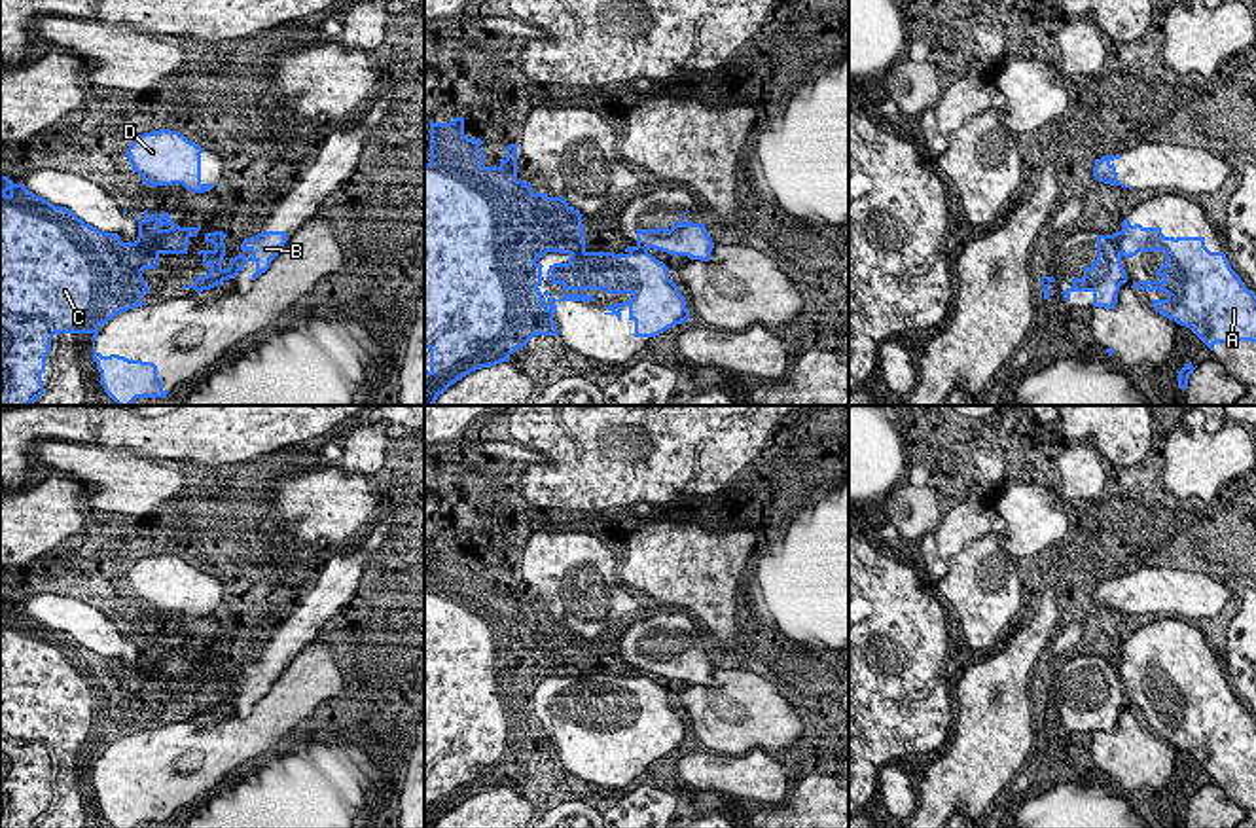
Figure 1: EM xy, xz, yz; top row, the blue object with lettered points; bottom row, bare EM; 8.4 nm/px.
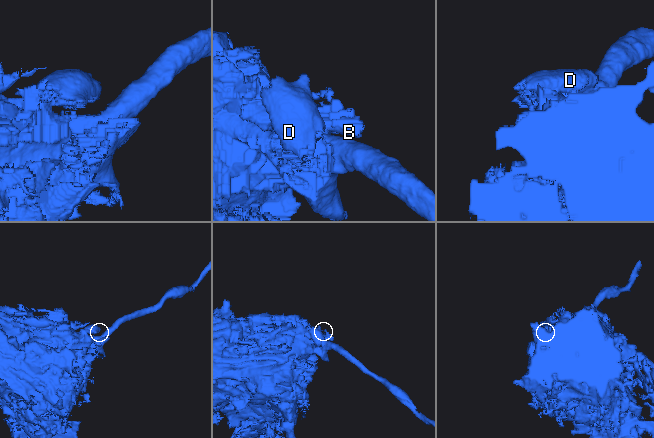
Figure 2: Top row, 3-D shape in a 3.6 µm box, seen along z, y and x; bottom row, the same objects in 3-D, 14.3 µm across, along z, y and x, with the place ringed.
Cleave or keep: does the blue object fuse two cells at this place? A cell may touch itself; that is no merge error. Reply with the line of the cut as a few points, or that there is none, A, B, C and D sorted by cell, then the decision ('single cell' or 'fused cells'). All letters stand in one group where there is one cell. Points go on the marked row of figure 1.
xy (160, 230), (158, 252) | A / B C D | fused cells

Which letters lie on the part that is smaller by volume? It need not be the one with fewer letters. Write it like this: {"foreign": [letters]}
{"foreign": ["A"]}

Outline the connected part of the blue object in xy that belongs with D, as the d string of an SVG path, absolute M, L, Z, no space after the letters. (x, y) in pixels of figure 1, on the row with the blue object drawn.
M159 129L138 135L125 157L144 186L182 184L193 193L210 191L216 184L201 182L201 153L205 148L188 140L178 131Z

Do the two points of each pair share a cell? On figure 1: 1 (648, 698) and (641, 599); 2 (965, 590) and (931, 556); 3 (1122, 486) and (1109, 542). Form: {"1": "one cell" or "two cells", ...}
{"1": "two cells", "2": "two cells", "3": "one cell"}

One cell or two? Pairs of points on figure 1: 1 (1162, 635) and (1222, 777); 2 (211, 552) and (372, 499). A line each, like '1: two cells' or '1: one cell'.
1: one cell
2: one cell

